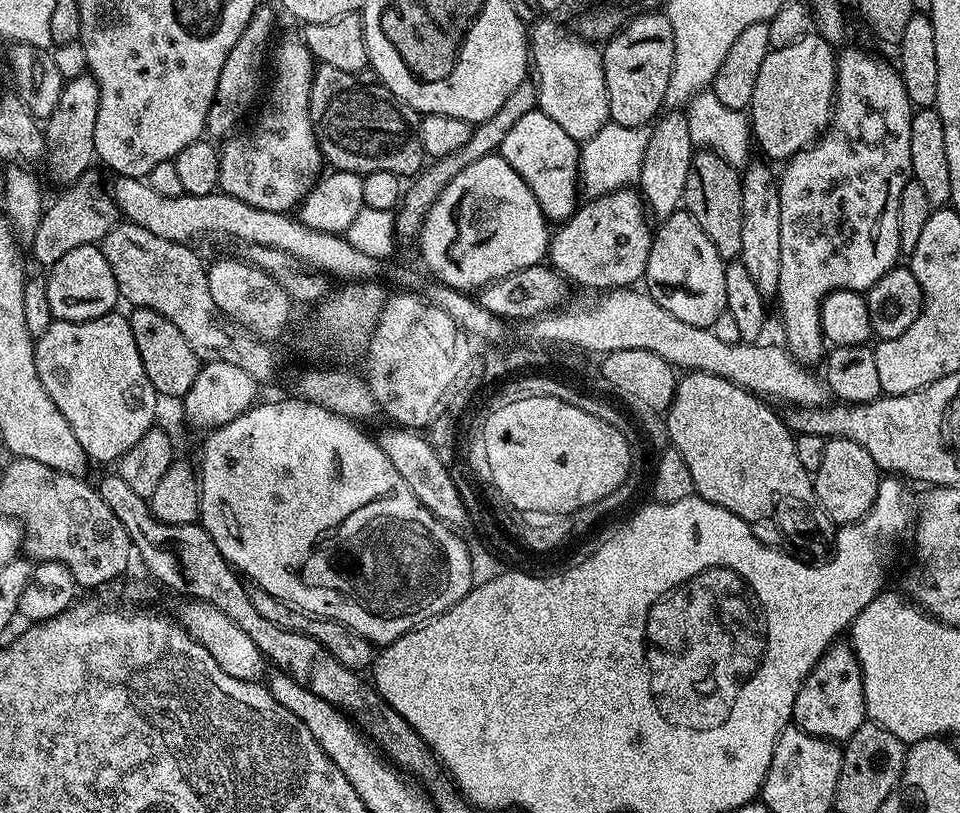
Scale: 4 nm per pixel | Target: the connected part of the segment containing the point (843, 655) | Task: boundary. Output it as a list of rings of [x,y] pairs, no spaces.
[[[837,642],[824,651],[806,682],[802,682],[798,698],[794,698],[791,723],[811,736],[843,742],[858,730],[858,726],[866,723],[867,715],[858,658],[847,643]]]

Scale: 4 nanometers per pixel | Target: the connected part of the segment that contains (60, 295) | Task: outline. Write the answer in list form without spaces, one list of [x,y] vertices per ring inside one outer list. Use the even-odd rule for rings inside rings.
[[[87,244],[70,250],[65,257],[49,267],[45,280],[50,312],[55,320],[90,321],[113,311],[117,307],[116,302],[120,300],[113,270],[103,249],[97,245]]]

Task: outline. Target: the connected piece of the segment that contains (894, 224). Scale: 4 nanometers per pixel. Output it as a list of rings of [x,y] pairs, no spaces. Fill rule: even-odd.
[[[848,48],[841,51],[836,57],[836,98],[832,102],[832,119],[828,121],[827,128],[807,148],[803,148],[798,154],[794,154],[783,165],[784,173],[778,176],[780,189],[780,205],[782,206],[782,271],[778,273],[778,290],[775,299],[780,300],[780,320],[784,323],[783,343],[799,364],[816,366],[825,359],[826,341],[824,330],[820,321],[820,302],[829,294],[839,288],[849,288],[852,292],[867,293],[868,289],[882,278],[891,268],[897,267],[898,258],[902,253],[898,242],[898,198],[902,198],[902,186],[912,174],[910,166],[910,122],[914,105],[906,94],[906,86],[902,82],[900,73],[895,63],[887,64],[880,56],[867,52],[864,48]]]

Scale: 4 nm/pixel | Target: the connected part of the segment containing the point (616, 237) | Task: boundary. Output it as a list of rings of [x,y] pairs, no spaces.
[[[631,187],[619,188],[616,192],[589,199],[584,203],[577,207],[575,214],[570,219],[563,221],[557,227],[560,228],[557,232],[555,229],[551,233],[547,254],[551,267],[555,268],[565,280],[573,285],[581,284],[584,288],[611,290],[635,285],[646,270],[654,235],[653,225],[650,223],[650,217],[639,191]]]

